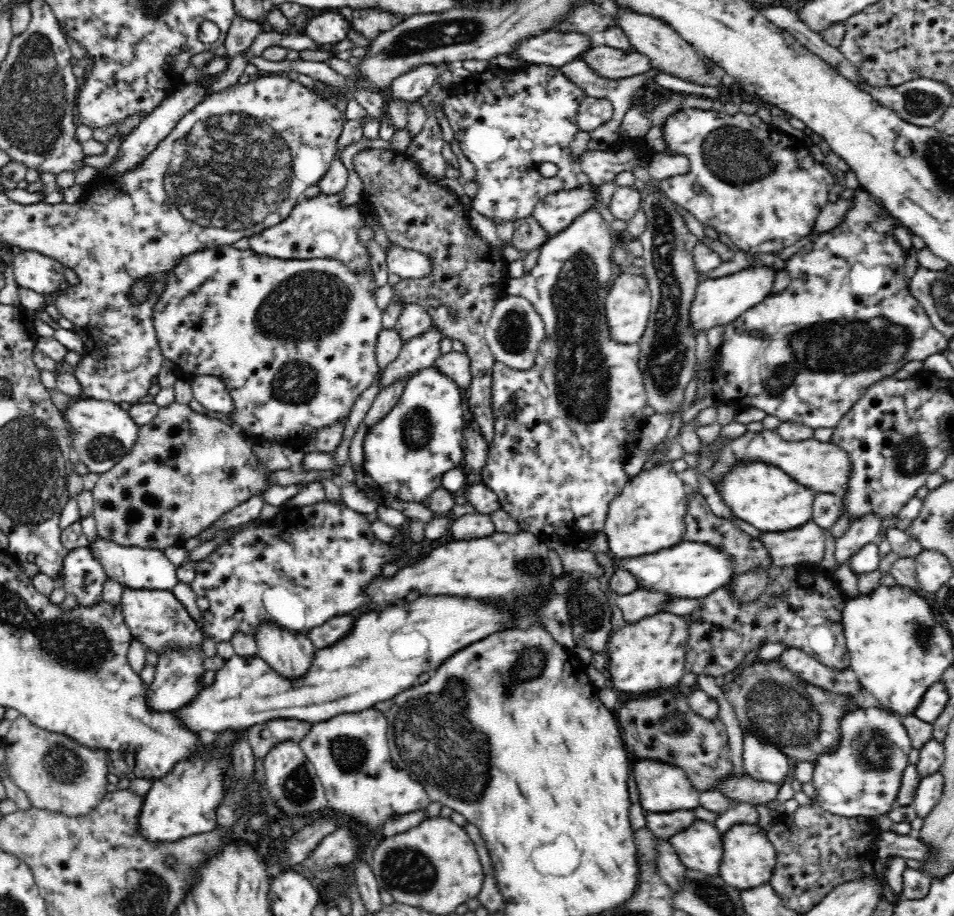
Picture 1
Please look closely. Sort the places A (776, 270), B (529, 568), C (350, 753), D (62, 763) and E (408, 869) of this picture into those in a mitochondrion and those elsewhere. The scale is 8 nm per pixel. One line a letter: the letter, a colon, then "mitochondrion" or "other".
A: other
B: mitochondrion
C: mitochondrion
D: mitochondrion
E: mitochondrion

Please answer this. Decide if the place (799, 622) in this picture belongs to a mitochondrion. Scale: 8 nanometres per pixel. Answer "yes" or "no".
no

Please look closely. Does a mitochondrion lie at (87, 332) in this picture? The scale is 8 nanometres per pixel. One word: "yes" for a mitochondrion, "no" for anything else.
no

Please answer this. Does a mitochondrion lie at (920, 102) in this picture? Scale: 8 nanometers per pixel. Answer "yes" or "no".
yes

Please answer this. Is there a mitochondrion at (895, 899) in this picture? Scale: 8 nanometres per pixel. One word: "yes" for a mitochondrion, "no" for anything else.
no

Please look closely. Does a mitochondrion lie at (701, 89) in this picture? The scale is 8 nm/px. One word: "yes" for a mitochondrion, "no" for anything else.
no

